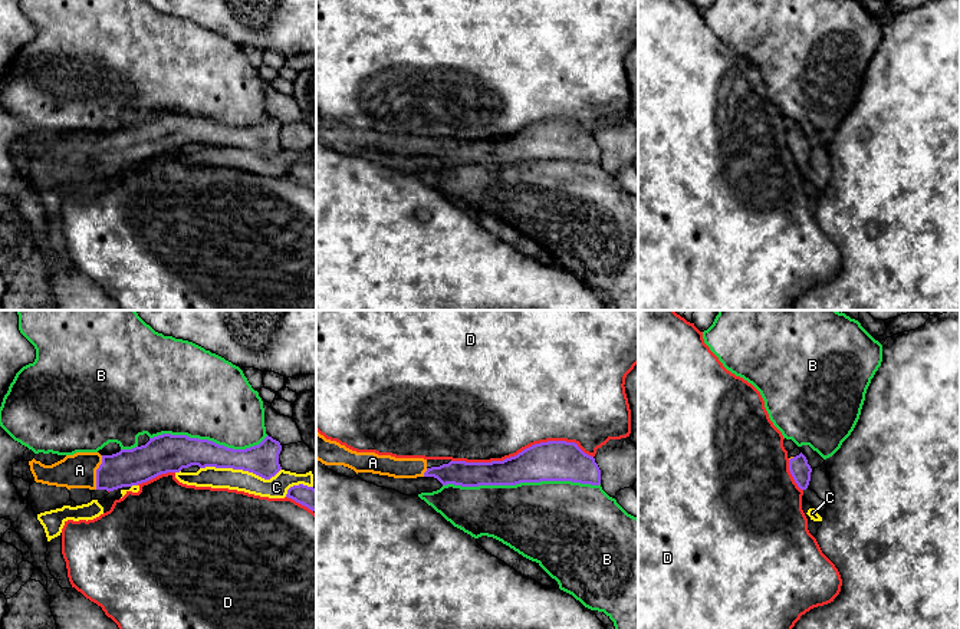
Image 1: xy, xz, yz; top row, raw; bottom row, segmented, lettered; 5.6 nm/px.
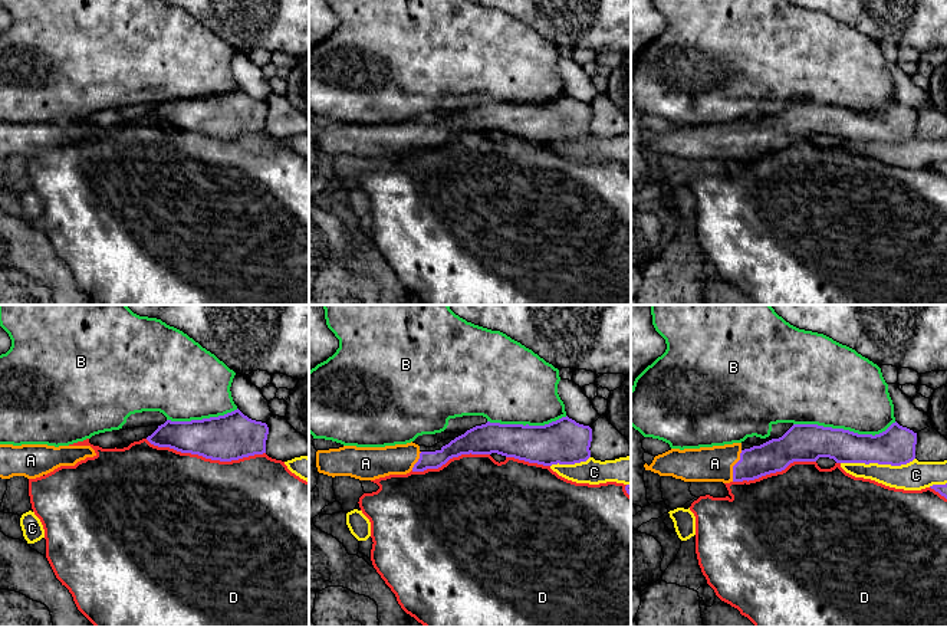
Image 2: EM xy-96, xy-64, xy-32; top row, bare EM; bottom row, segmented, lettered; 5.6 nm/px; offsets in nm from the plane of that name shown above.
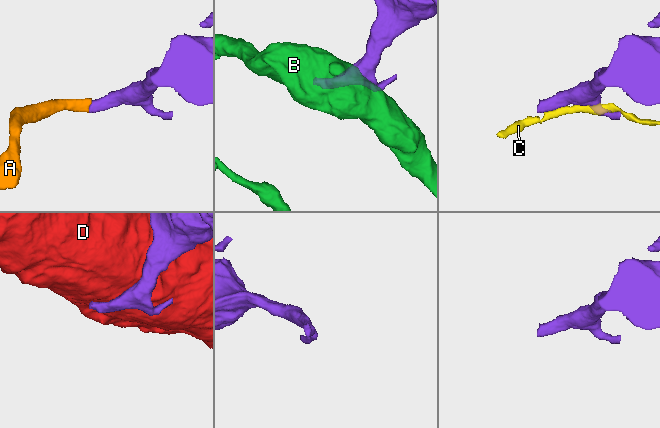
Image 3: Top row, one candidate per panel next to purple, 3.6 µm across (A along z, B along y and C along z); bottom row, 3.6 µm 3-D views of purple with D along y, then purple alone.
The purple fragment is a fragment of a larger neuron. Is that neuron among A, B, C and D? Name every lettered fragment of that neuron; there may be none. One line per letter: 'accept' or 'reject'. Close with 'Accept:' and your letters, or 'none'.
A: accept
B: reject
C: reject
D: reject
Accept: A

